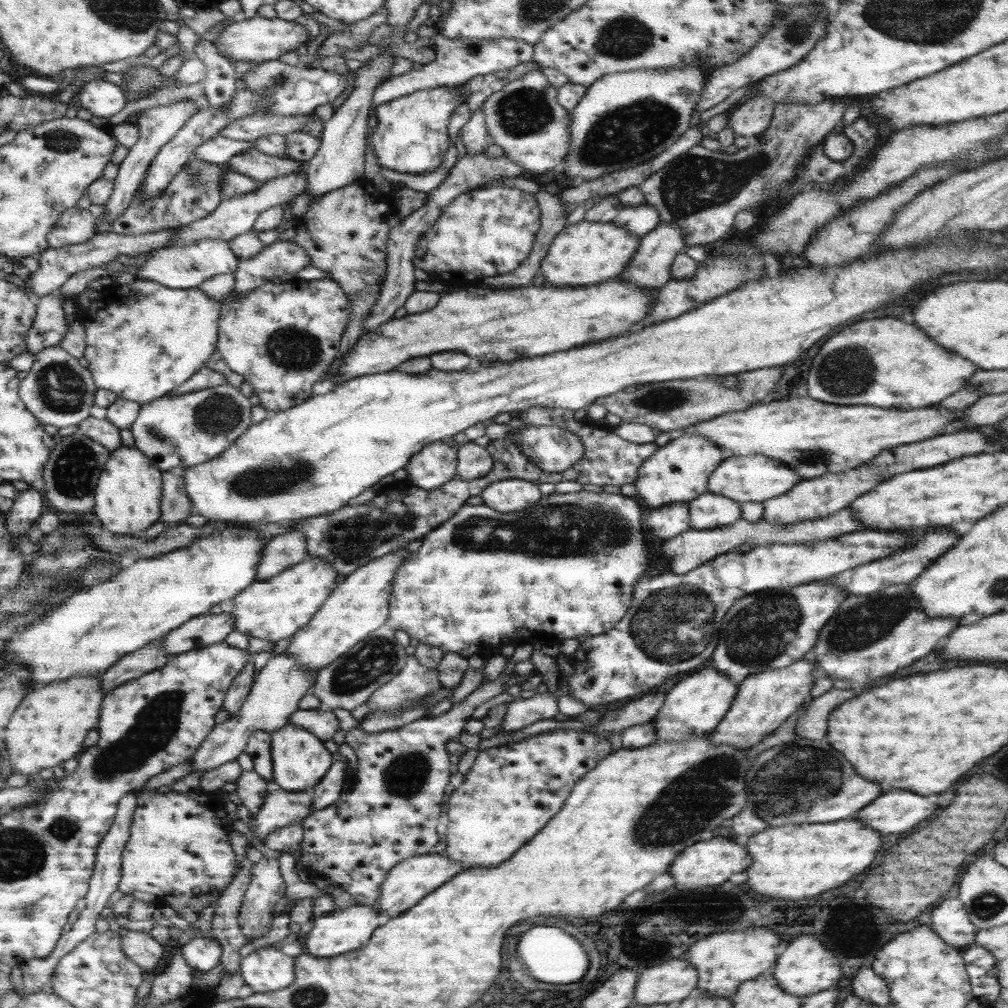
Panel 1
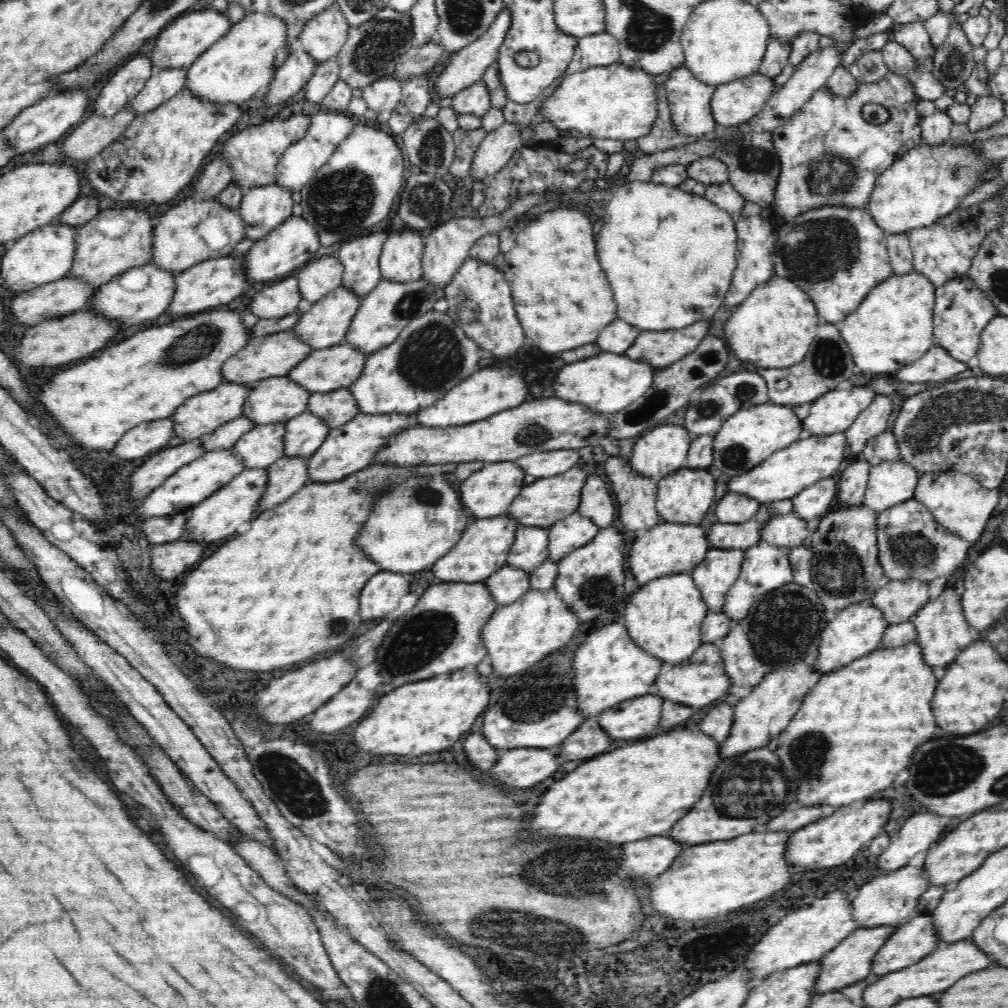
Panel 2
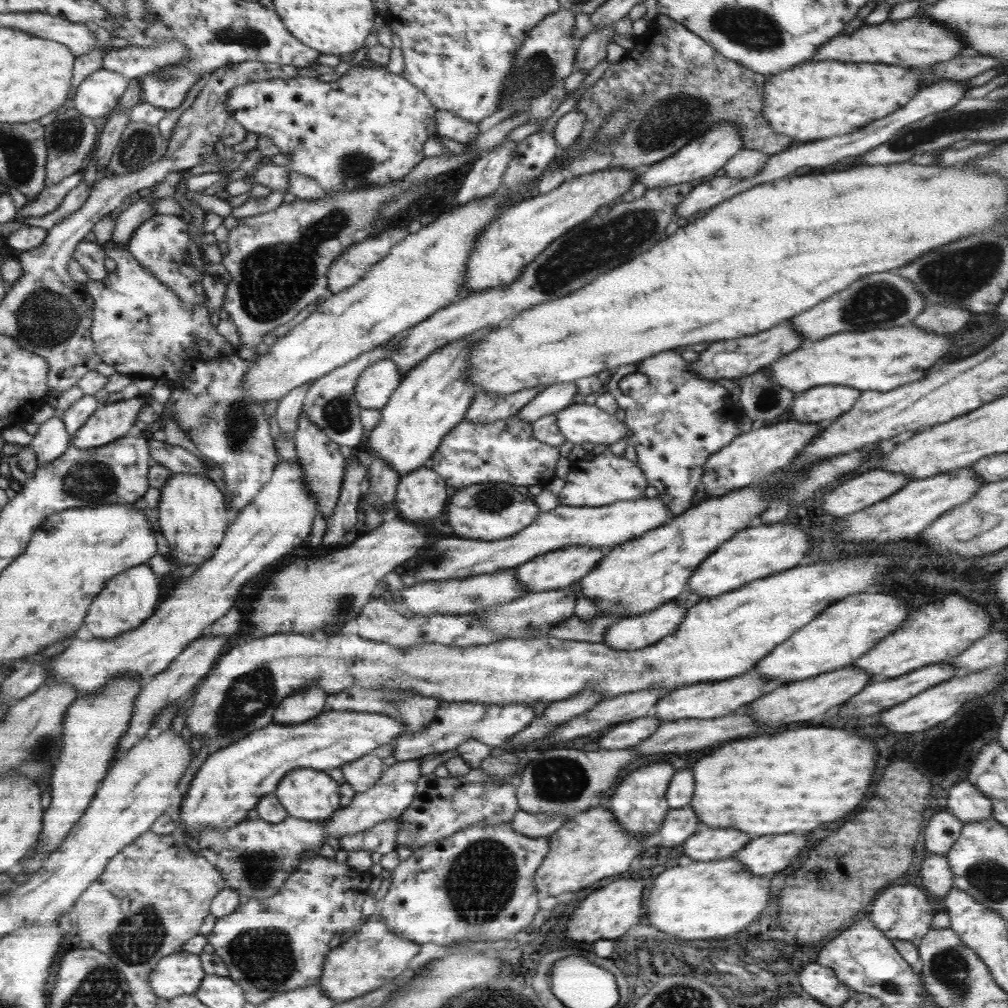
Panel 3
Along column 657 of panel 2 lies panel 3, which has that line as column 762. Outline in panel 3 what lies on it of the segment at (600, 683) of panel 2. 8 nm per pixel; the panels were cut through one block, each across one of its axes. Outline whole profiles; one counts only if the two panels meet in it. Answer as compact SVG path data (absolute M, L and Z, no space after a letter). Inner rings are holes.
M885 594L847 595L827 605L813 620L804 624L755 663L755 672L765 680L805 680L847 667L879 639L895 630L905 618L905 604Z

